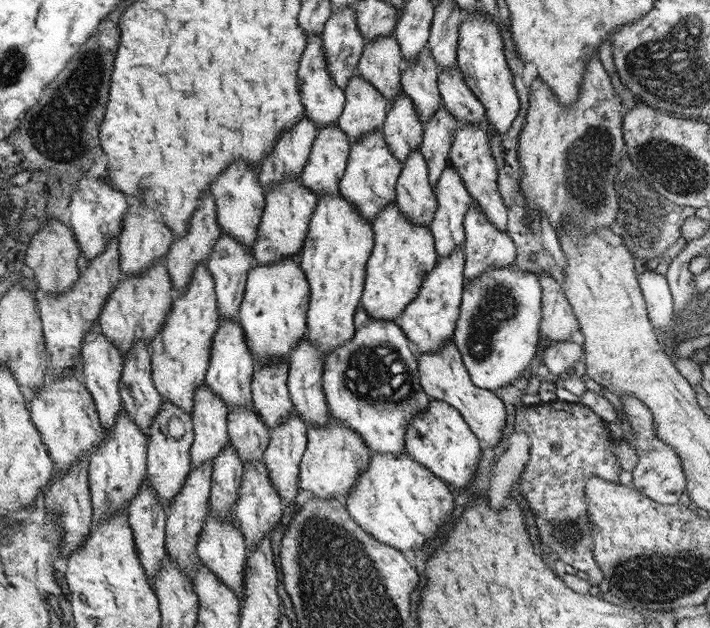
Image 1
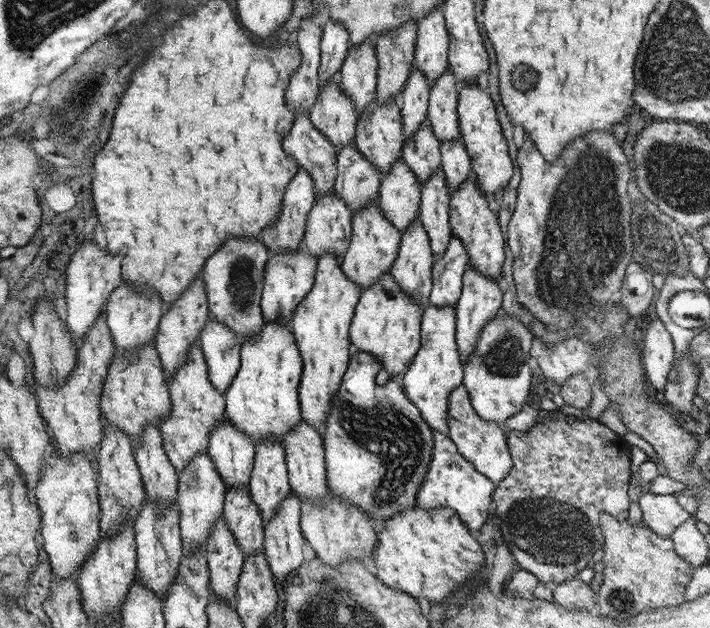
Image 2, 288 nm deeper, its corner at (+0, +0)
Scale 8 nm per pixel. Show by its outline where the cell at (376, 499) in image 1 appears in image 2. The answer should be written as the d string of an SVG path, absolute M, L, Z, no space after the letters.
M417 508L405 510L391 520L385 520L377 532L377 544L373 550L373 564L379 580L387 588L395 588L411 594L419 602L425 598L429 604L443 602L451 592L459 590L465 582L473 580L483 566L483 552L479 544L467 532L467 526L449 508Z

